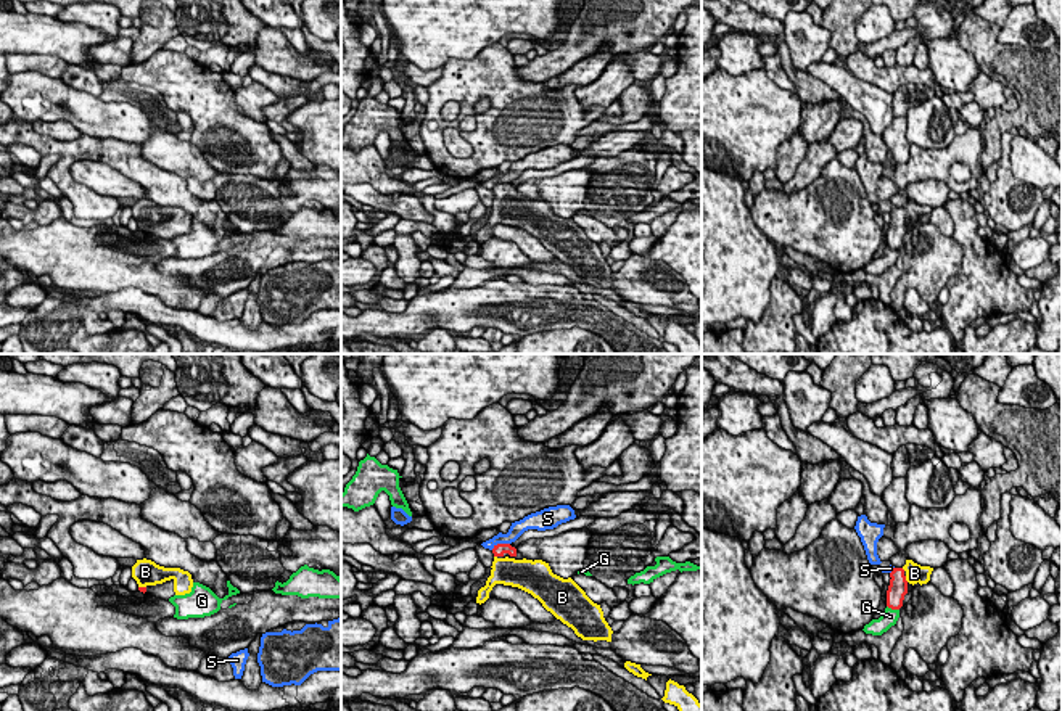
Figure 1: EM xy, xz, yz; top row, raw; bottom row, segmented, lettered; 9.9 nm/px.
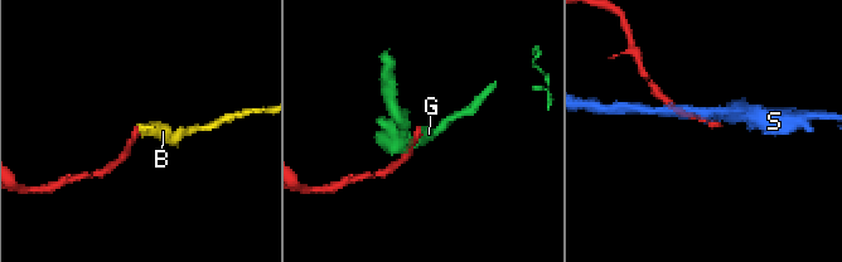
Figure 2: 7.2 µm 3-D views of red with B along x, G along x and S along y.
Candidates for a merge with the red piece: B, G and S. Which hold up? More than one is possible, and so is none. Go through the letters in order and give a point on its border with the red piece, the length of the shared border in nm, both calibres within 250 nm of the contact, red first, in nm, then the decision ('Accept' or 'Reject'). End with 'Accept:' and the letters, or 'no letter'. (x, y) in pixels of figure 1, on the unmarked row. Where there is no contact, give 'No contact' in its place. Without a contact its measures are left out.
B: Touches red at yz (905, 219). Shared border 70 nm. Thickness 190 nm (red) against 190 nm. Accept
G: Touches red at yz (893, 248). Shared border 140 nm. Thickness 190 nm (red) against 160 nm. Reject
S: Touches red at xz (499, 184). Shared border 200 nm. Thickness 120 nm (red) against 140 nm. Reject
Accept: B

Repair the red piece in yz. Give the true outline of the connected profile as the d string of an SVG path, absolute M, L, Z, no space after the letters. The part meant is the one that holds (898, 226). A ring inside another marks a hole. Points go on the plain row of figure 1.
M906 199L903 208L893 208L890 212L890 225L887 230L887 246L899 249L903 246L904 235L908 233L909 224L927 224L930 220L933 208L920 206L912 199Z

